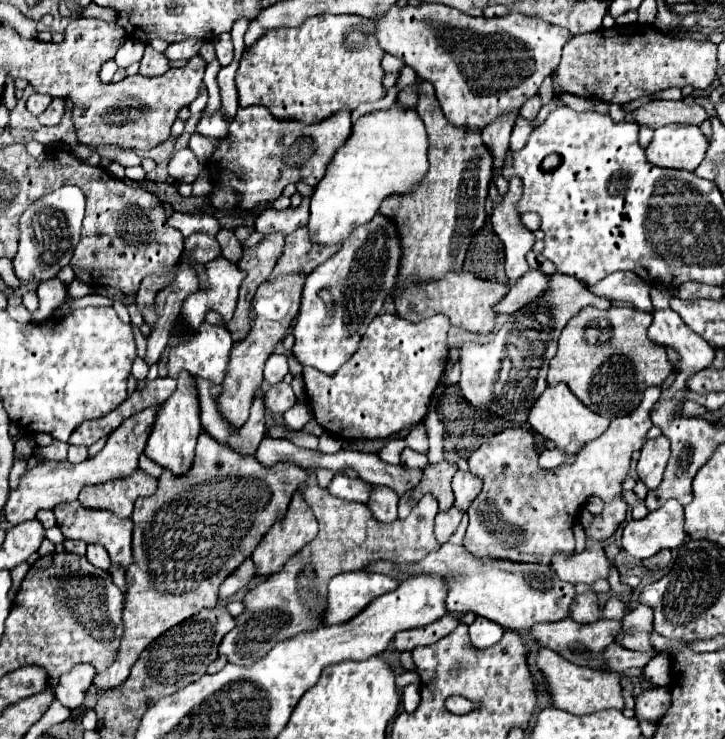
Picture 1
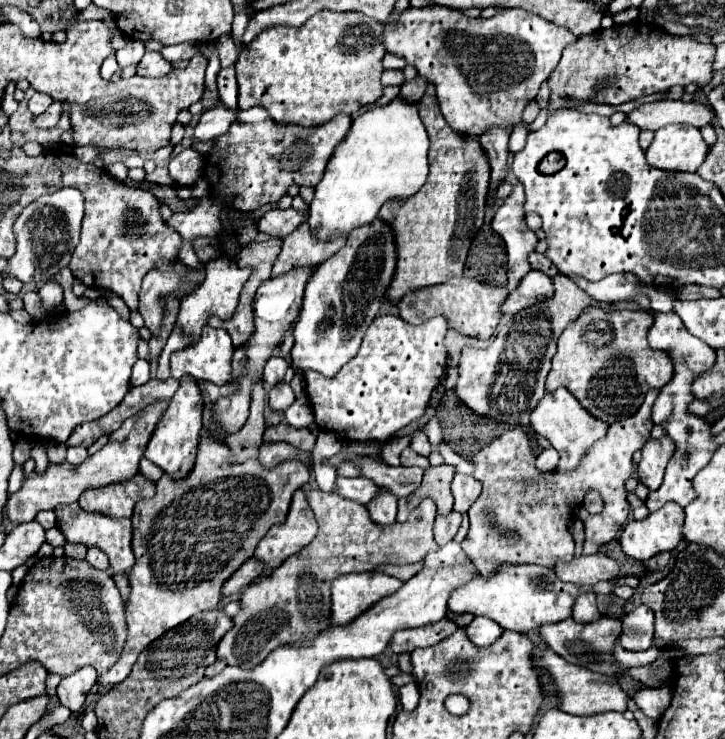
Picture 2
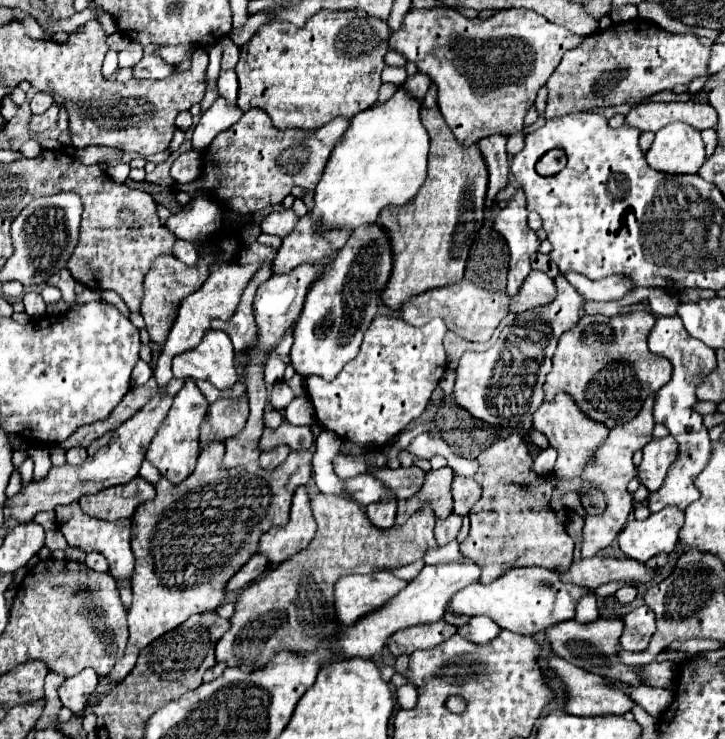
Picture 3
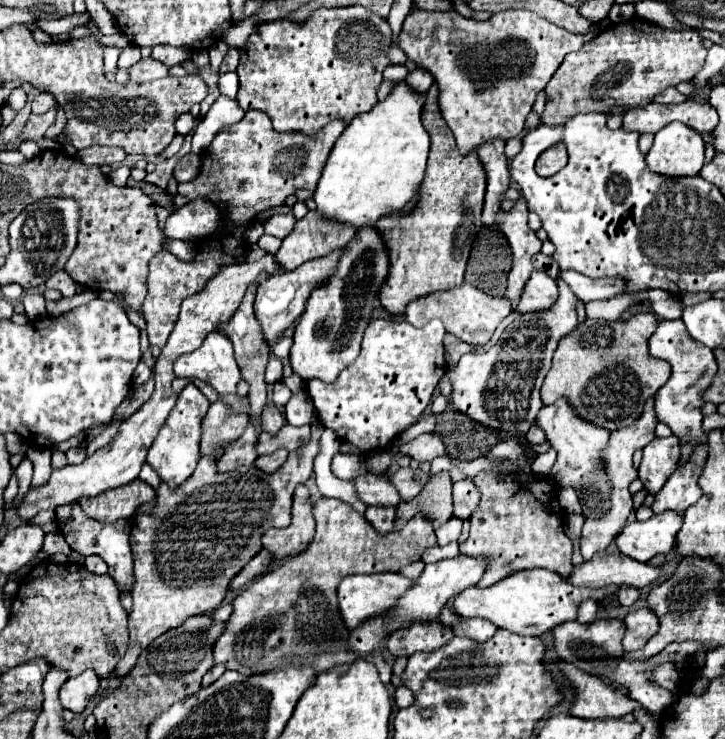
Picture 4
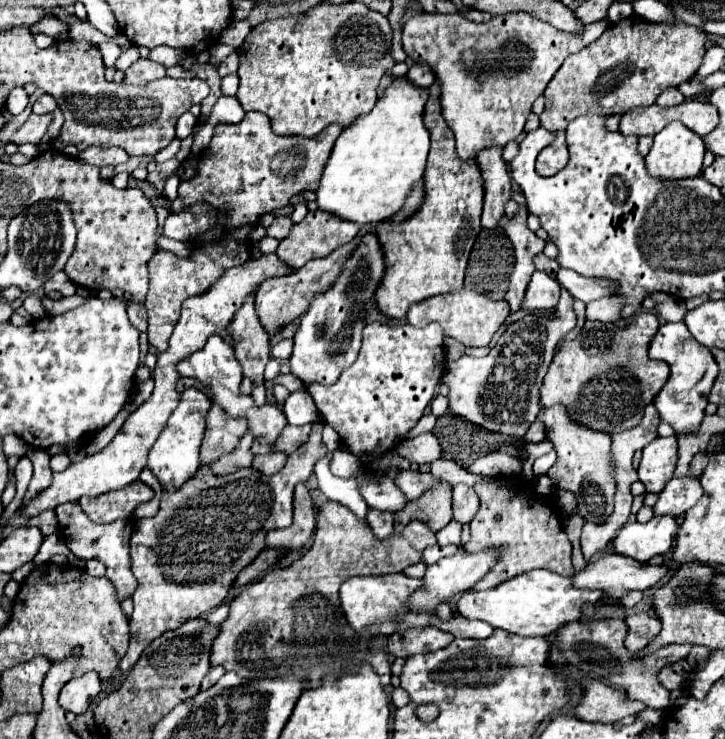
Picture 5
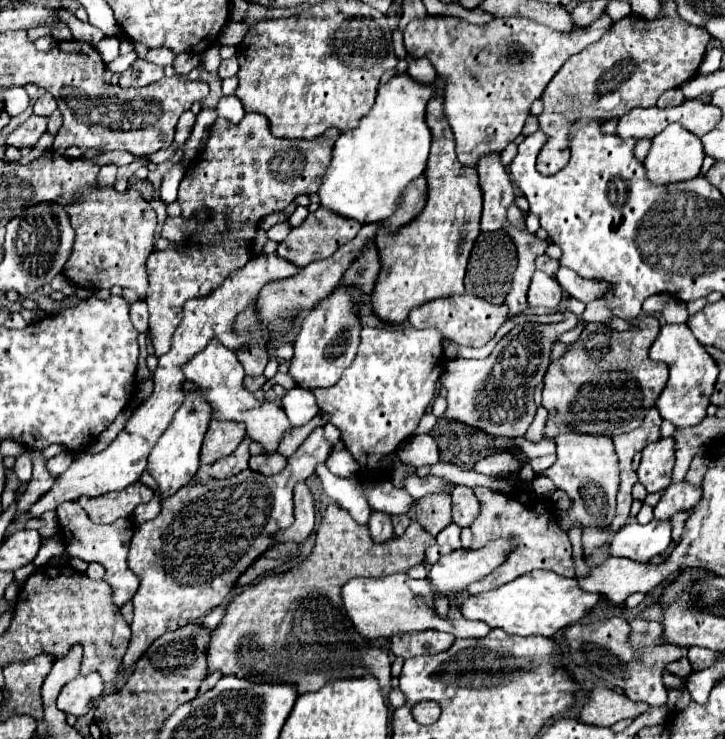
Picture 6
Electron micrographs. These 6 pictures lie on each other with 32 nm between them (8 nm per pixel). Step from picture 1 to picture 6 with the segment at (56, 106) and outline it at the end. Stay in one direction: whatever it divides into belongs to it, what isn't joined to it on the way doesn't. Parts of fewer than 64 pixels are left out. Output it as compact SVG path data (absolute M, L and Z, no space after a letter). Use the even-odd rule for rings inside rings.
M30 116L22 126L18 126L8 138L6 138L6 146L14 146L14 148L26 148L26 146L34 146L38 142L38 138L46 132L46 124L48 118L42 116Z

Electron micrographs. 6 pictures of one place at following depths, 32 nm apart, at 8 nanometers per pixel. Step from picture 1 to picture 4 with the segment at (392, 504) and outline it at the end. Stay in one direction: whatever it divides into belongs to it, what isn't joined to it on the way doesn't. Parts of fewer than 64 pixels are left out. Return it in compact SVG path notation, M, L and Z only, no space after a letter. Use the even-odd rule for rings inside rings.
M370 506L370 508L366 510L366 520L372 524L372 528L374 528L380 536L384 536L384 534L392 532L392 526L394 526L394 514L396 514L396 510Z

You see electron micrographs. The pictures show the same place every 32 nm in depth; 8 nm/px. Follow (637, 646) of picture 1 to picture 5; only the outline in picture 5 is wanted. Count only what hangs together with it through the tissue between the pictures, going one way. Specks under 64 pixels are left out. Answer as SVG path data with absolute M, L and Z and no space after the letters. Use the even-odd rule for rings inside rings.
M646 612L628 616L626 618L626 624L630 628L628 630L628 636L626 636L626 648L631 652L637 652L648 646L658 636L658 632L662 630L660 620L648 616Z

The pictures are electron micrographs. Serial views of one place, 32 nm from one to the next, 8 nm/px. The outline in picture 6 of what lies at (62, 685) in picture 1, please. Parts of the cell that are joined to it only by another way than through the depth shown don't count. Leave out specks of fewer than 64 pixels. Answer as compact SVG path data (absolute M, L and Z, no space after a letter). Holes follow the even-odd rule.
M100 674L78 676L70 680L58 694L58 708L64 714L72 714L76 718L84 716L92 708L92 700L102 696L104 682Z

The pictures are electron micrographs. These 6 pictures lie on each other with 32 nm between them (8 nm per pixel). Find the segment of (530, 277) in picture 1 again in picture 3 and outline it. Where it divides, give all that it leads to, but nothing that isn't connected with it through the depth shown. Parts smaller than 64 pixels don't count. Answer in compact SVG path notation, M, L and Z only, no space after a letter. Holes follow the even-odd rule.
M532 270L526 282L522 284L522 290L518 292L518 298L510 300L510 312L520 314L538 306L548 306L554 298L556 298L554 280L540 270Z

